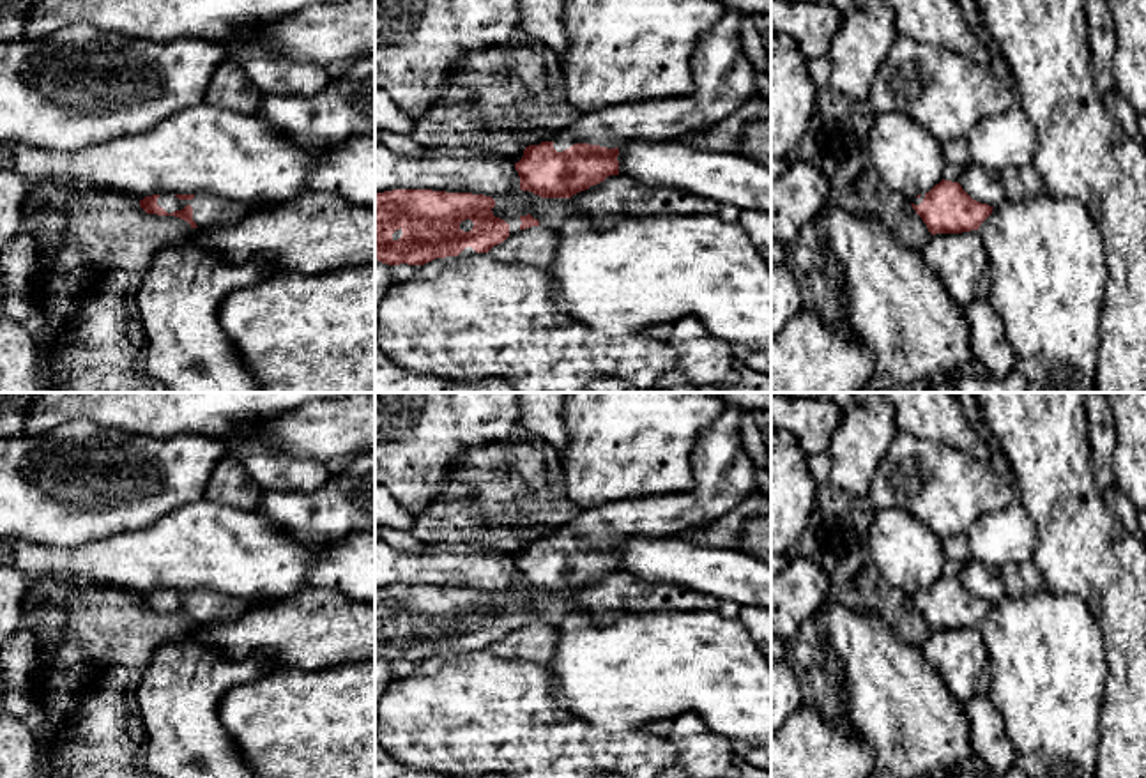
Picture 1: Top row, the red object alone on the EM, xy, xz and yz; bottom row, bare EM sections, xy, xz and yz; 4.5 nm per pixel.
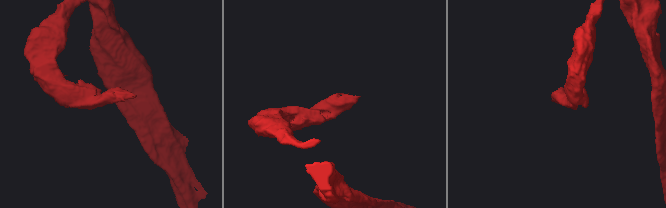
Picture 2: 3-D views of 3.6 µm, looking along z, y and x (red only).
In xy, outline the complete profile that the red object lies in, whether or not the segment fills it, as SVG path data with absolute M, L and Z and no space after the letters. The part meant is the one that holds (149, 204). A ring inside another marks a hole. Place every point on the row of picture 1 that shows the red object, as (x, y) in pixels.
M207 193L152 194L140 200L140 207L147 214L180 217L200 230L235 223L251 212L251 207Z

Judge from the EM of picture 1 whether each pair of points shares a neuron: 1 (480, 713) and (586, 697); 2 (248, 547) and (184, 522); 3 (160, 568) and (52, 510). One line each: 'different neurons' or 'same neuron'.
1: different neurons
2: same neuron
3: different neurons

